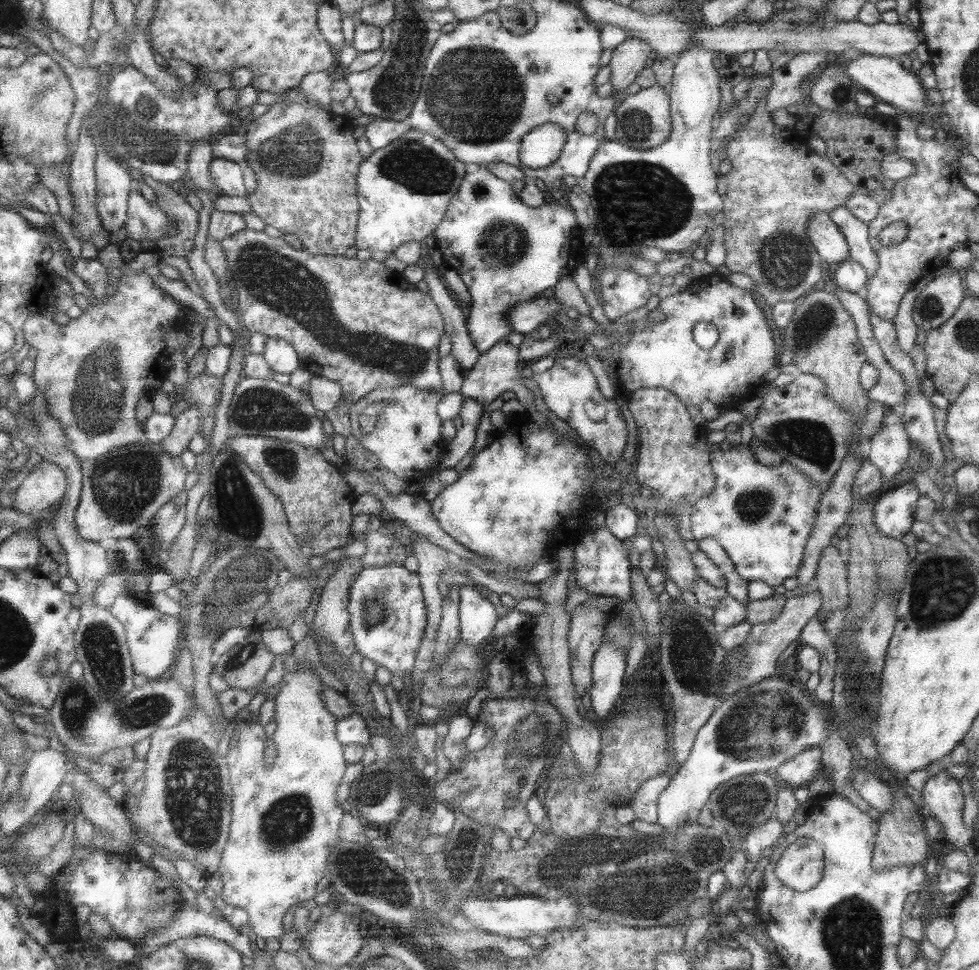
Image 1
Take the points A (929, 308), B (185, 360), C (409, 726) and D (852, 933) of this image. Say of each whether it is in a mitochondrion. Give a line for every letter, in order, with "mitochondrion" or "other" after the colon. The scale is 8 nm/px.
A: mitochondrion
B: other
C: other
D: mitochondrion

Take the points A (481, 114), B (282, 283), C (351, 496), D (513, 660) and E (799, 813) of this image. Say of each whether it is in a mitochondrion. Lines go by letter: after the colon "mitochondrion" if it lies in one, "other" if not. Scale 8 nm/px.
A: mitochondrion
B: mitochondrion
C: other
D: other
E: other

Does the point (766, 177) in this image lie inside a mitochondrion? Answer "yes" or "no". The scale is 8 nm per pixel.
no

